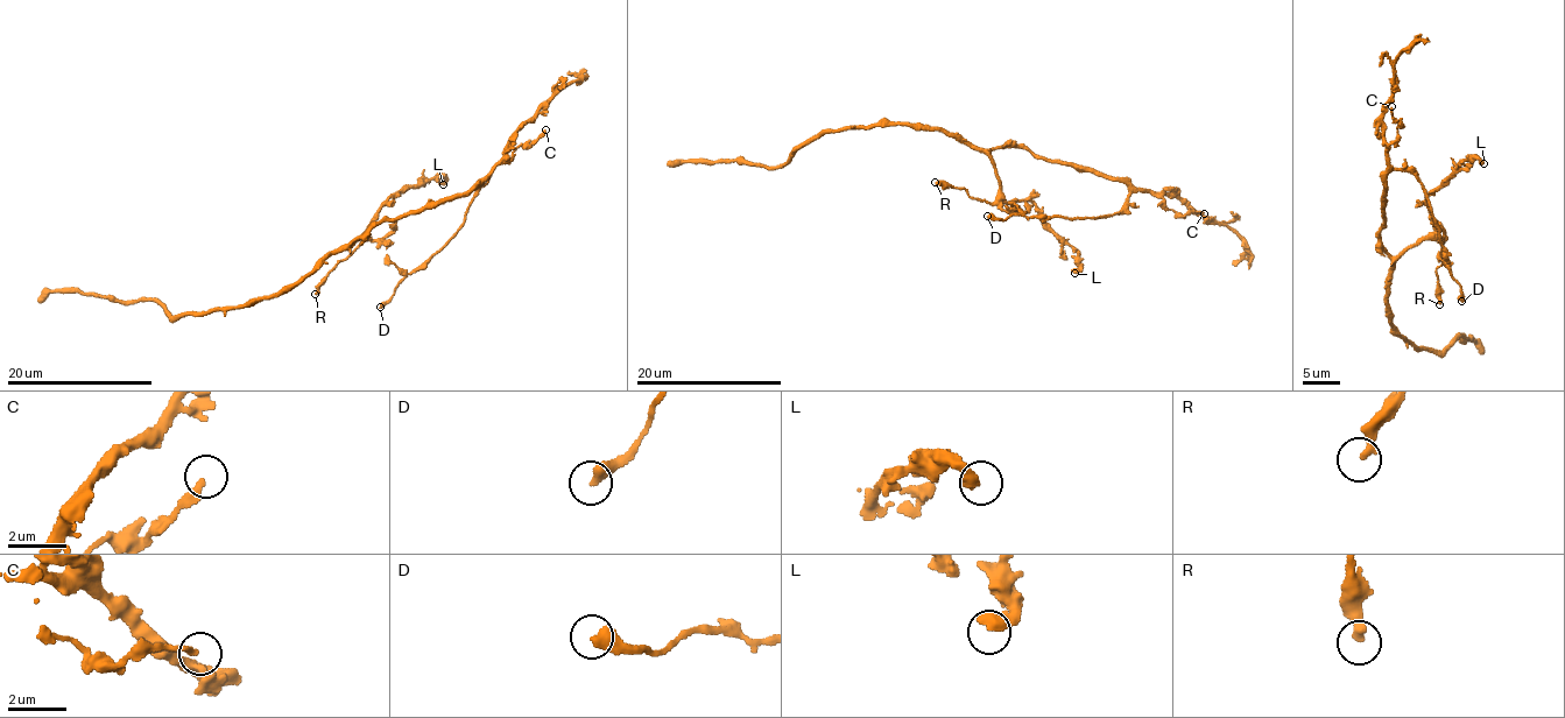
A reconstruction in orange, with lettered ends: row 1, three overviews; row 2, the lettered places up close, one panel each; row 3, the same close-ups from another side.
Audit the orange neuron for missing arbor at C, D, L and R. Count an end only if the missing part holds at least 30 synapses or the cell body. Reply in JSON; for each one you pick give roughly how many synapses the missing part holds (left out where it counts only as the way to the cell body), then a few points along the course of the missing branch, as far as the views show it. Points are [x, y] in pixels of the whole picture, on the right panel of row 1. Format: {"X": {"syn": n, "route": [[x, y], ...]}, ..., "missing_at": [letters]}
{"missing_at": []}

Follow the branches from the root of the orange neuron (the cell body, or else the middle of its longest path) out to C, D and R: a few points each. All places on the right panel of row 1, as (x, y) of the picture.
C: (1394, 265), (1379, 233), (1384, 218), (1386, 192), (1381, 177), (1387, 166), (1384, 155), (1400, 125), (1391, 106)
D: (1394, 265), (1379, 233), (1384, 218), (1382, 183), (1393, 170), (1409, 170), (1425, 194), (1461, 301)
R: (1394, 265), (1400, 254), (1423, 240), (1438, 240), (1443, 257), (1436, 269), (1439, 304)

